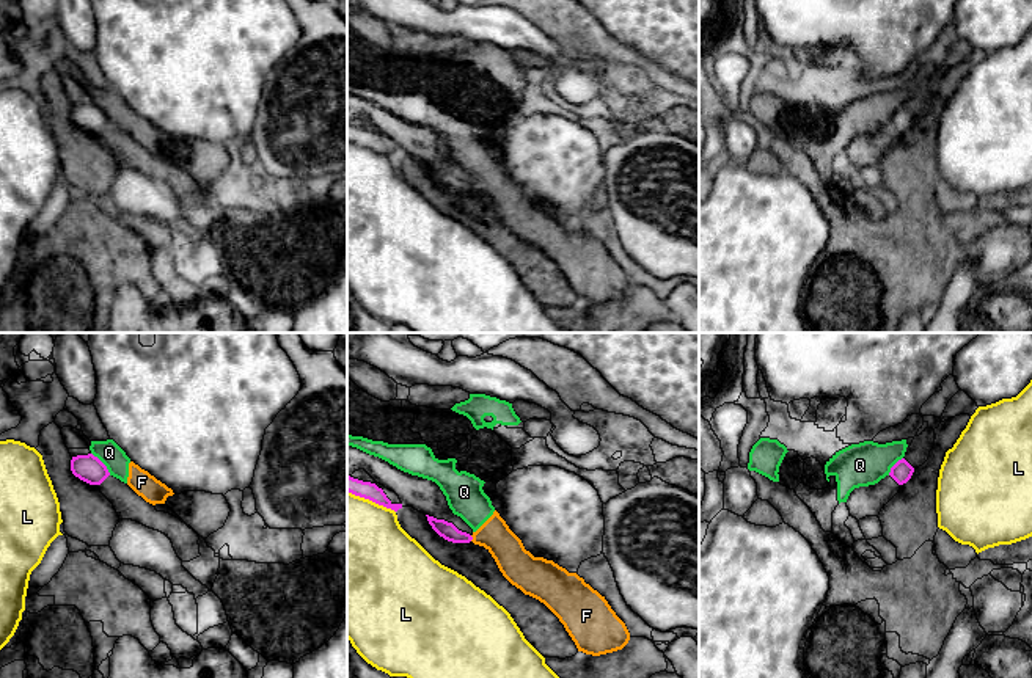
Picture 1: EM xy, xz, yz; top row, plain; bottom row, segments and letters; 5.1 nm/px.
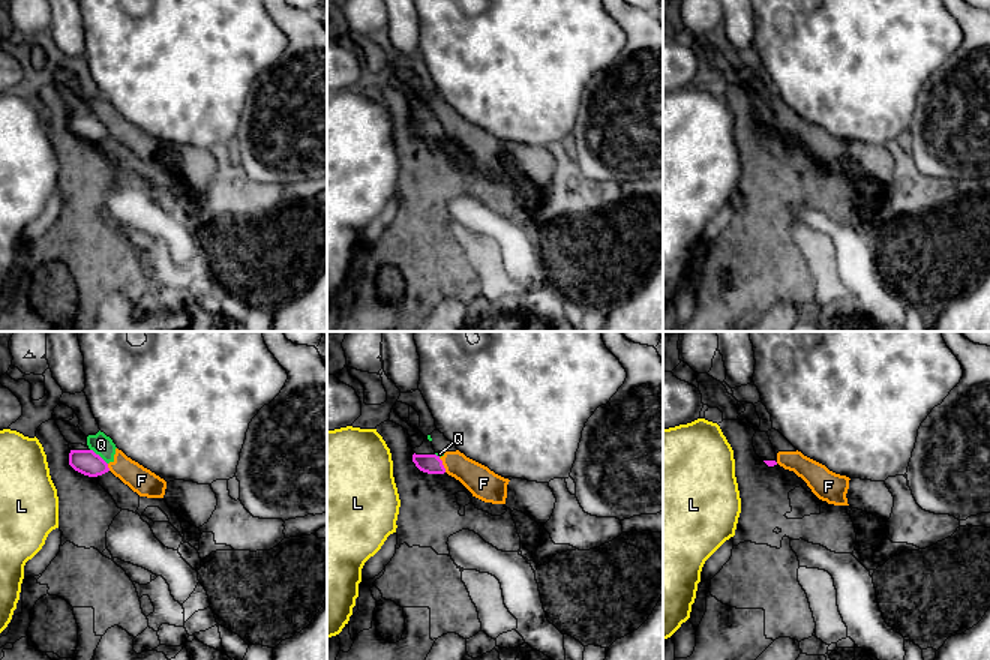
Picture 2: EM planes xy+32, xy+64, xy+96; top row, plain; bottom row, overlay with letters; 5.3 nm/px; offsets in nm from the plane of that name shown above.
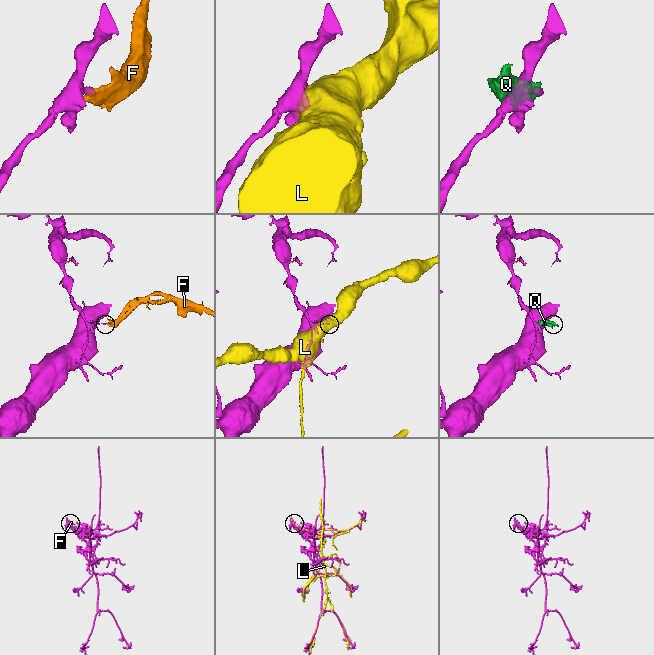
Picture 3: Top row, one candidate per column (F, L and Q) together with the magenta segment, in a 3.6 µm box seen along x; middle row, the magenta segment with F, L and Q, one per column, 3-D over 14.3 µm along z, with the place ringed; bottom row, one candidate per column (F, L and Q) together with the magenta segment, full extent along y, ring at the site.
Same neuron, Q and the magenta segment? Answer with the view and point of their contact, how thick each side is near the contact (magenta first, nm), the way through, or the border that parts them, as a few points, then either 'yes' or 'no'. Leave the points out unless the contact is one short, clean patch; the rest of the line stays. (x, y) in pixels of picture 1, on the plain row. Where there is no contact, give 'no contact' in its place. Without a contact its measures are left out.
xy (102, 112) | 140/120 nm | along xy (91, 101), (110, 123) | no

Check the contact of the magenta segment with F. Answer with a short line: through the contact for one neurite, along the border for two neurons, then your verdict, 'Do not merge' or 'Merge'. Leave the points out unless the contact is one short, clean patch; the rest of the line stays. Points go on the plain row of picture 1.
Line: xz (470, 184), (472, 189). Do not merge

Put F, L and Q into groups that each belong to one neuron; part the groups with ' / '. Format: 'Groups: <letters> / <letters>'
Groups: F Q / L

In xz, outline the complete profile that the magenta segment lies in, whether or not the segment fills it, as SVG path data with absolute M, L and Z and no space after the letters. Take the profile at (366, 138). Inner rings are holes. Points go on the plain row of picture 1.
M347 124L347 140L355 143L355 144L369 148L379 154L386 155L386 157L391 157L394 160L402 157L402 152L393 152L386 146L386 143L383 141L383 138L379 137L375 132L371 132L371 130L363 130L363 129L358 129L358 127Z

